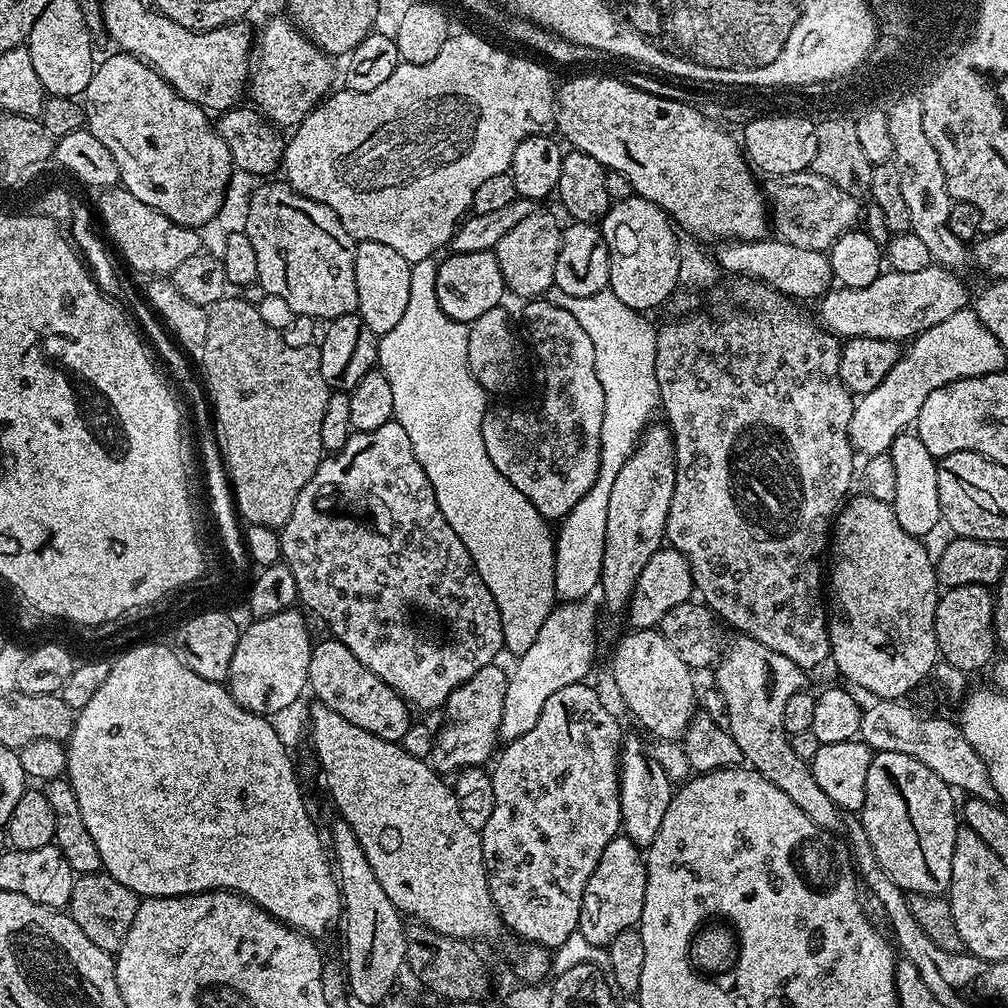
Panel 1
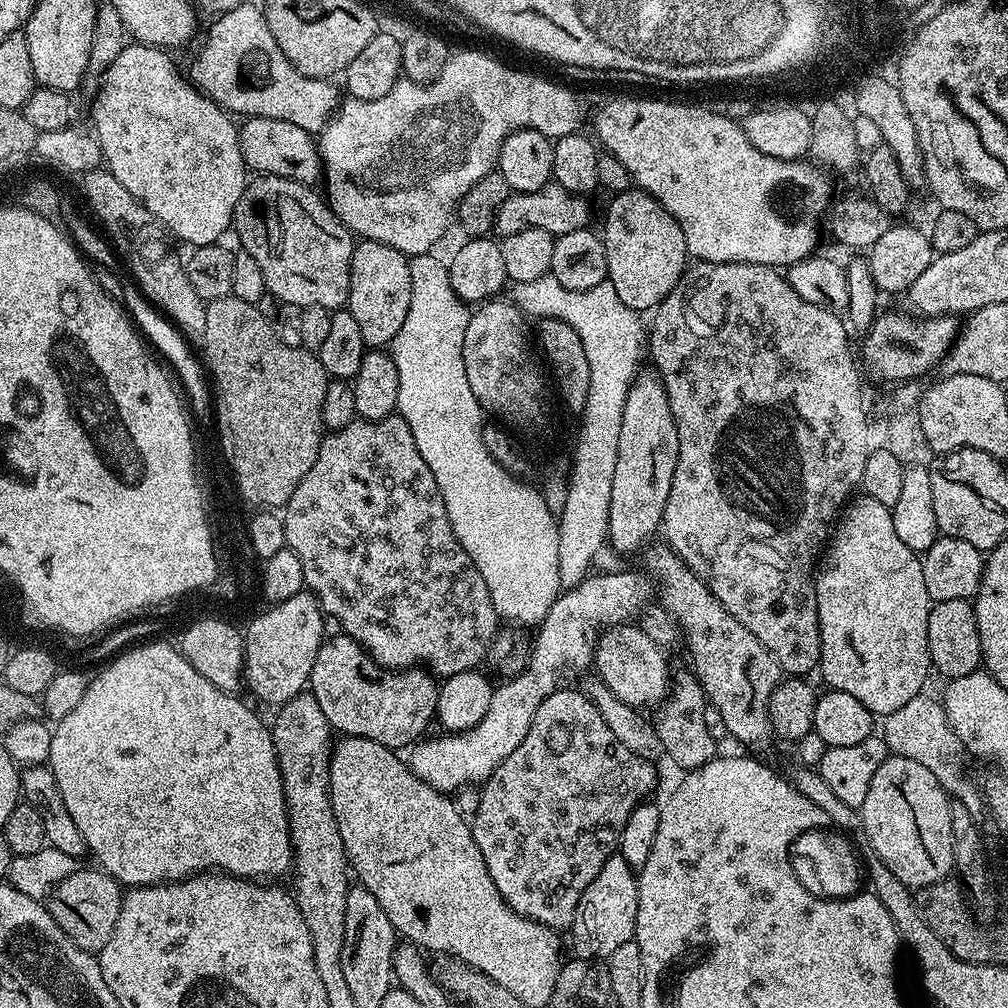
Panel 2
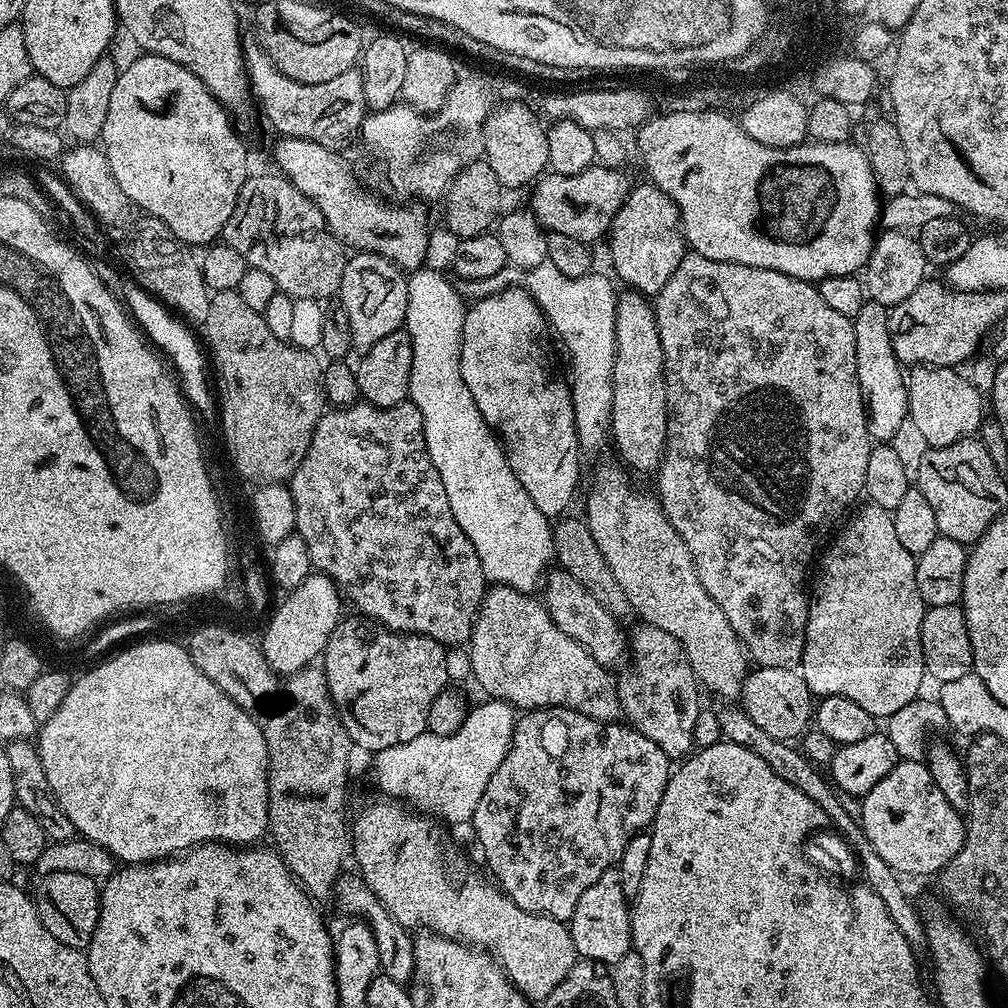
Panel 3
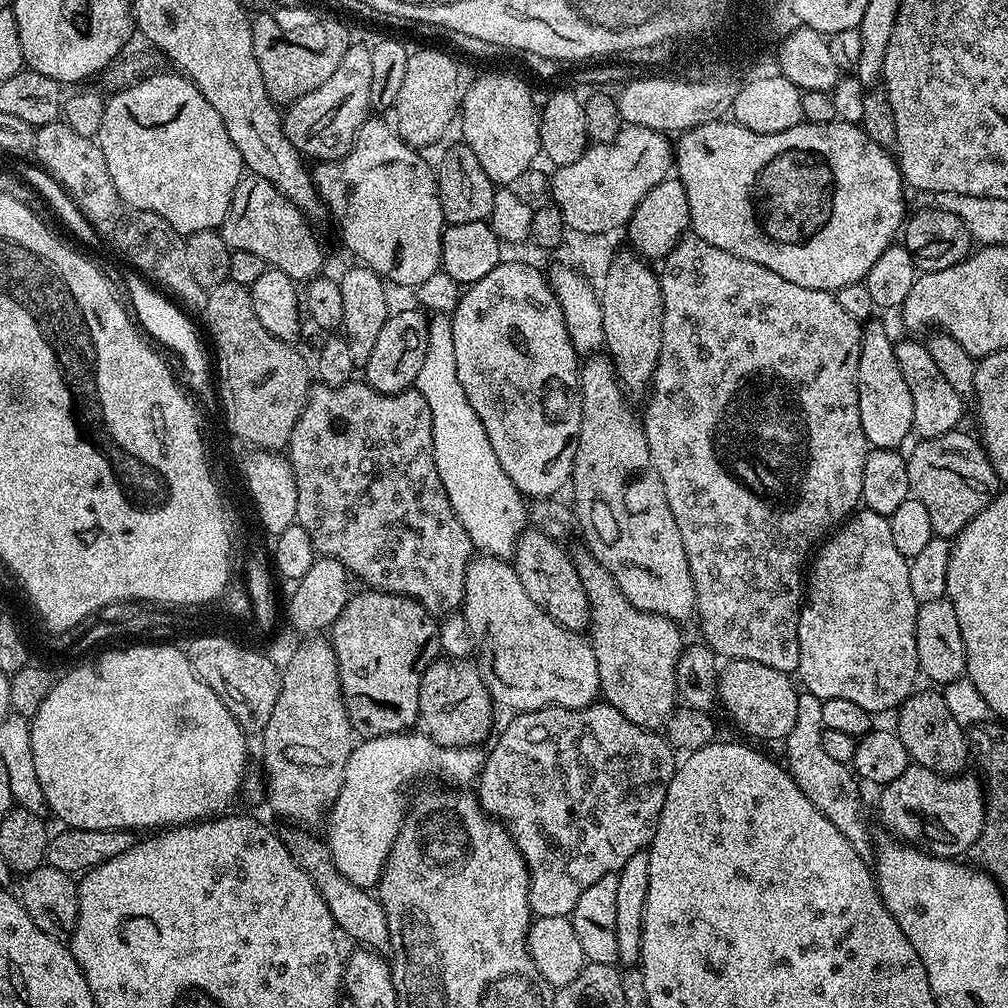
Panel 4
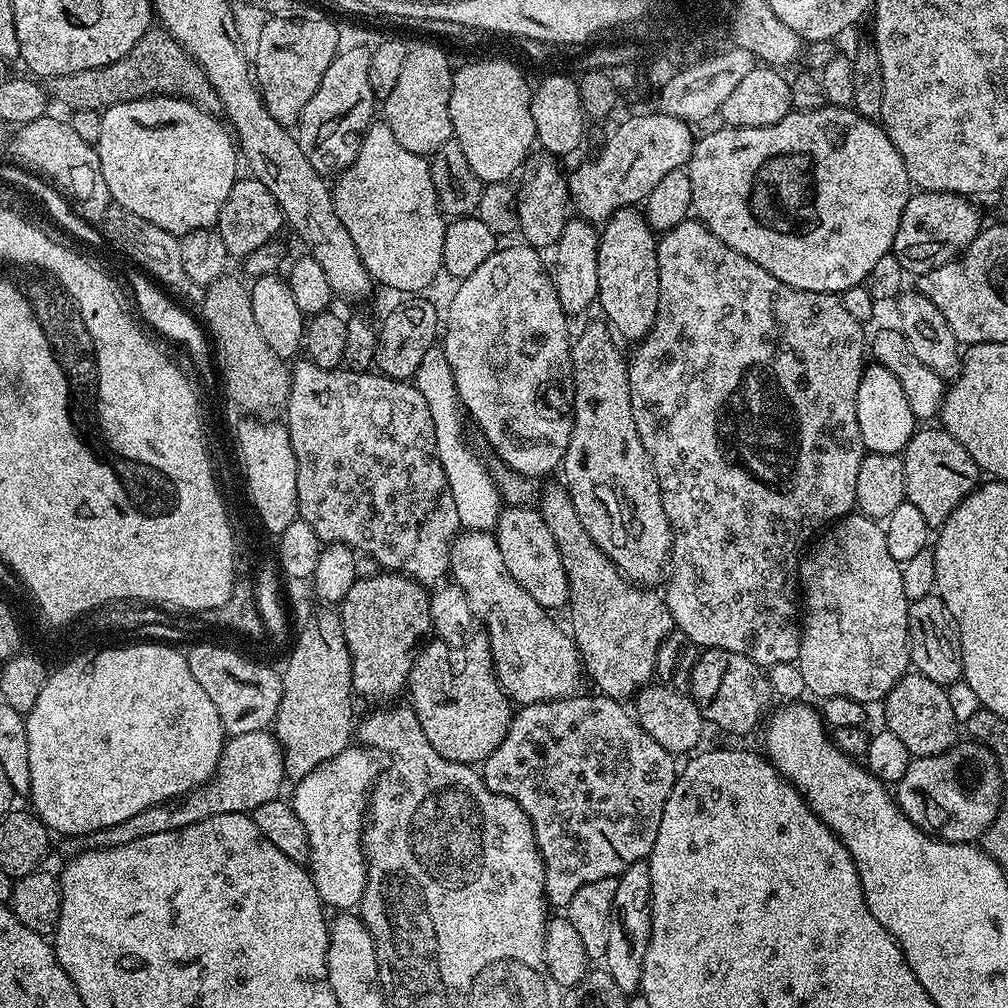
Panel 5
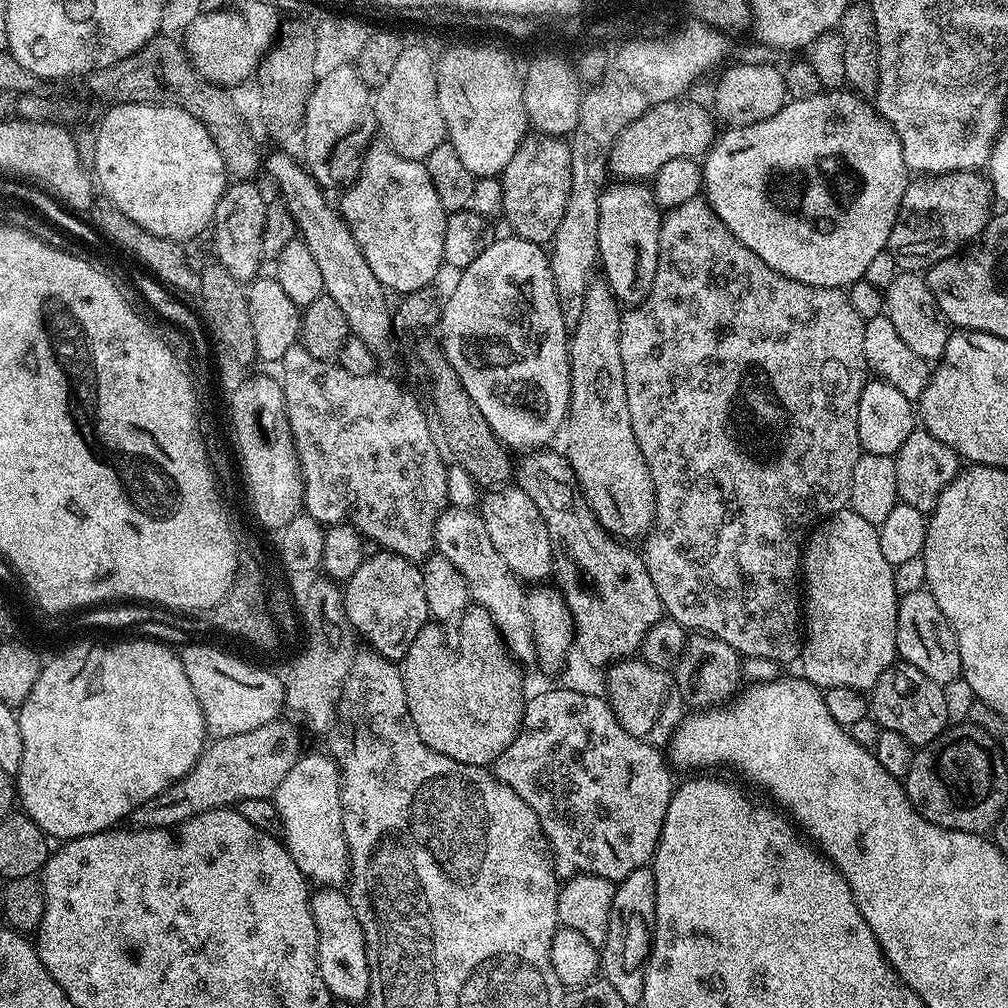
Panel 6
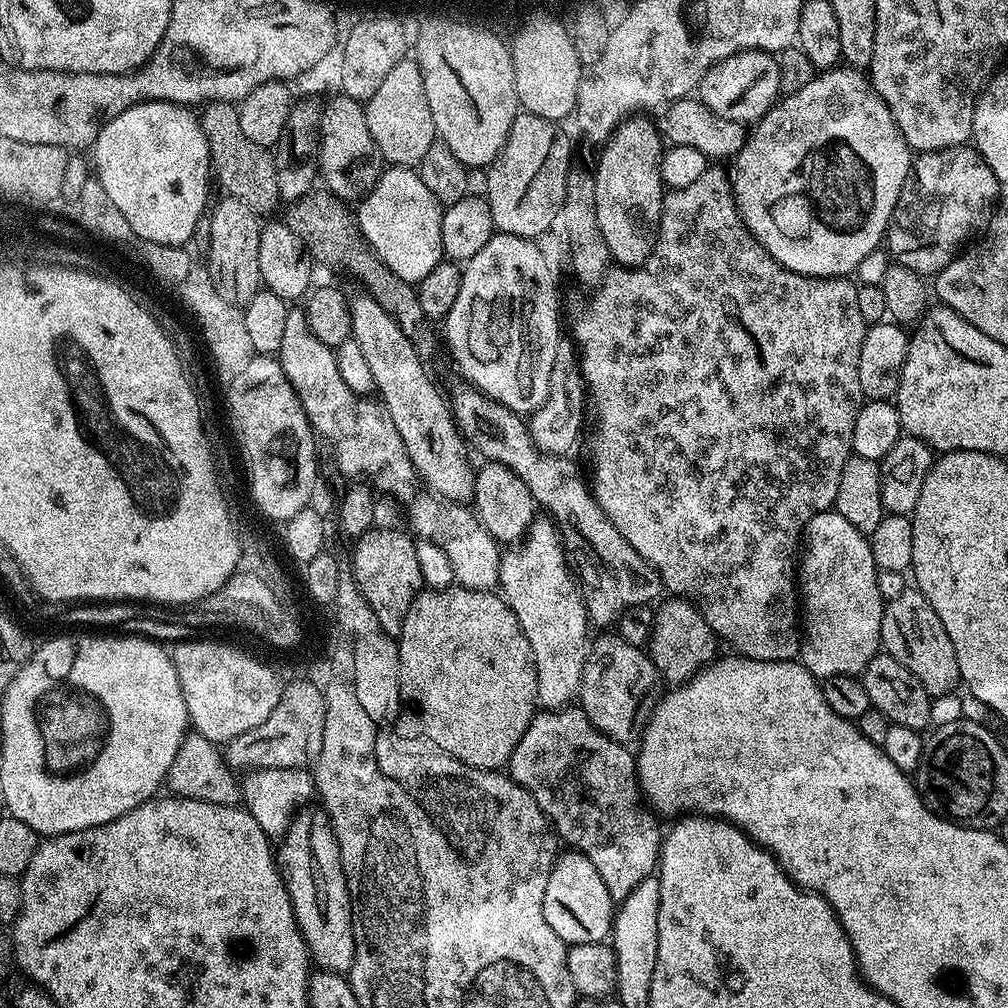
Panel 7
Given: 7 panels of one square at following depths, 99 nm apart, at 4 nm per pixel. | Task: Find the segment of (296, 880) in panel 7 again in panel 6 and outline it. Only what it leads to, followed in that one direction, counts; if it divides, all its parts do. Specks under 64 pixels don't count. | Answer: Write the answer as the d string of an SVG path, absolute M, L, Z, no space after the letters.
M321 887L311 893L314 926L318 926L318 954L322 982L326 982L328 993L337 1001L367 1001L370 982L370 966L366 958L366 942L362 926L358 926L358 914L354 914L352 903L339 887Z

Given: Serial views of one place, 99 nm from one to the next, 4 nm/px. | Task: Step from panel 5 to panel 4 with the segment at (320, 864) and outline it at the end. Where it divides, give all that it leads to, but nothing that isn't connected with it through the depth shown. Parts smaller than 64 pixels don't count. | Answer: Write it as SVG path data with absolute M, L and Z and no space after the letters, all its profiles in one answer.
M411 731L395 732L389 736L369 736L355 745L346 762L346 774L340 787L335 804L326 813L328 836L326 843L334 866L351 884L359 888L375 889L380 882L380 875L388 854L398 836L398 830L404 824L406 803L404 804L404 787L420 780L423 776L441 776L448 786L468 786L480 775L484 766L485 753L479 747L447 748L438 746L427 734L411 736Z

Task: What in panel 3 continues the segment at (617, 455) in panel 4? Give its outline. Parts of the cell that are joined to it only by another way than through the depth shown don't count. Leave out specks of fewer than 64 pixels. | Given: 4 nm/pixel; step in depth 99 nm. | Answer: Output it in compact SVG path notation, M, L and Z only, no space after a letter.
M619 463L616 464L602 465L593 474L592 489L588 492L586 523L602 552L606 566L610 566L618 586L622 586L622 594L626 594L633 613L637 617L640 615L639 619L643 623L658 626L658 630L666 630L666 634L674 634L674 638L680 640L682 650L686 650L686 658L690 658L690 666L697 681L707 691L709 688L710 691L725 696L728 699L725 701L735 701L732 699L735 696L737 699L743 693L744 679L750 671L750 657L744 650L744 644L734 626L730 626L730 618L722 614L722 606L718 606L718 602L706 594L706 586L702 586L698 578L694 558L678 530L674 530L659 499L653 493L651 496L648 492L639 492L632 485L633 477Z

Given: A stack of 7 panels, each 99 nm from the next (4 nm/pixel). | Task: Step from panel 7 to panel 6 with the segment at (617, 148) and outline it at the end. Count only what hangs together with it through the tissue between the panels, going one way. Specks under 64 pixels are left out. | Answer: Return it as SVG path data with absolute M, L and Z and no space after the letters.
M612 182L598 202L598 264L610 290L624 306L635 306L650 294L658 270L662 210L644 182Z

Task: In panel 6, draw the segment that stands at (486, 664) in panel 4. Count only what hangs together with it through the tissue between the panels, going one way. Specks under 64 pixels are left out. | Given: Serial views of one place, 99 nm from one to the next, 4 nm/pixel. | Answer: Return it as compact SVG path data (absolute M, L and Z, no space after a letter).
M471 507L445 508L436 519L434 538L436 539L435 551L448 558L461 572L468 587L469 597L479 607L485 608L490 618L494 618L509 652L516 657L517 661L531 661L534 649L528 621L525 585L513 574L510 566L502 562L502 554L494 550L494 542L490 542L490 534L486 534L486 526L482 522L479 511Z

